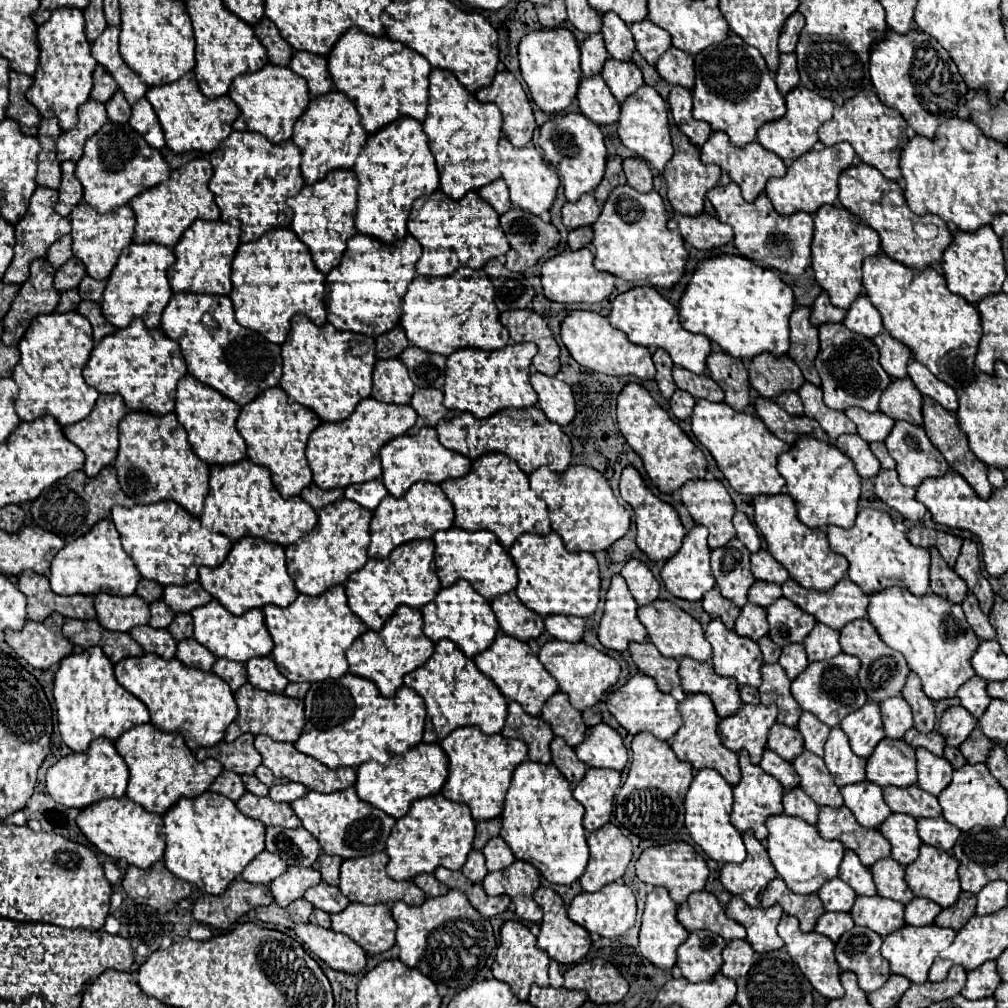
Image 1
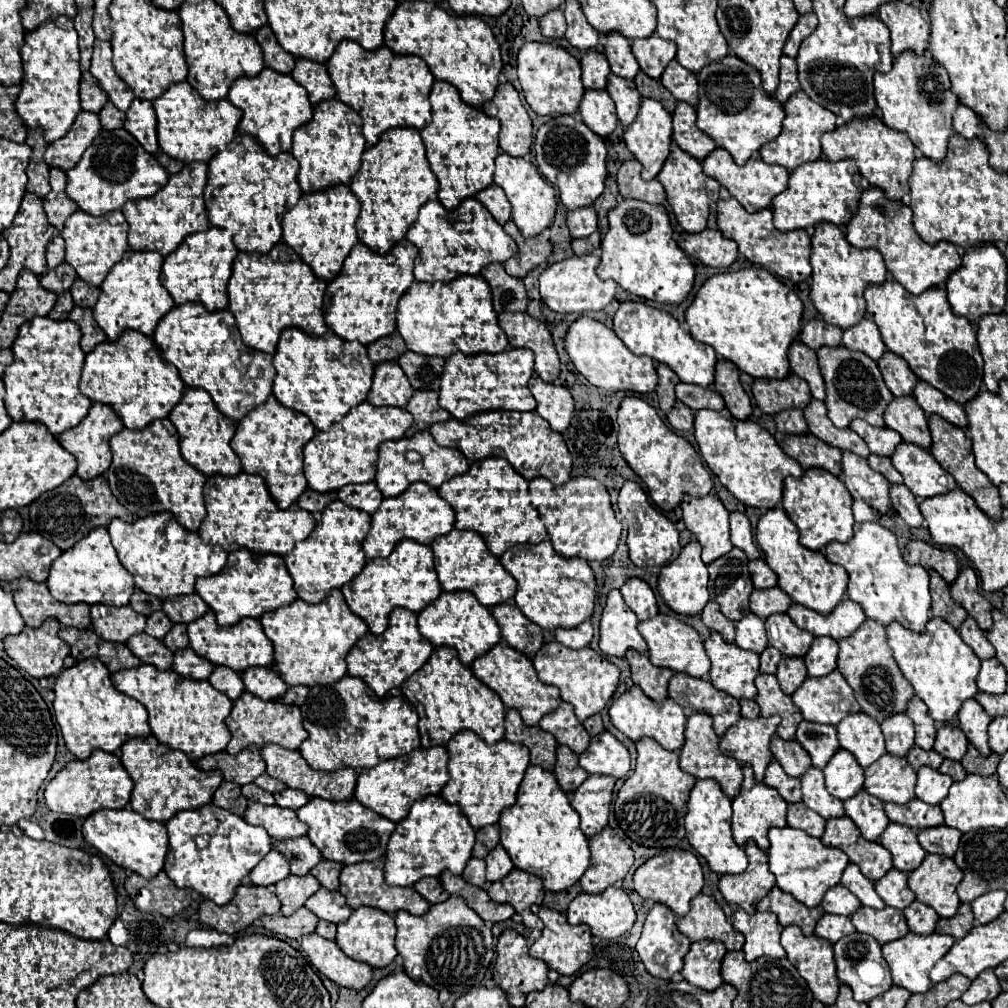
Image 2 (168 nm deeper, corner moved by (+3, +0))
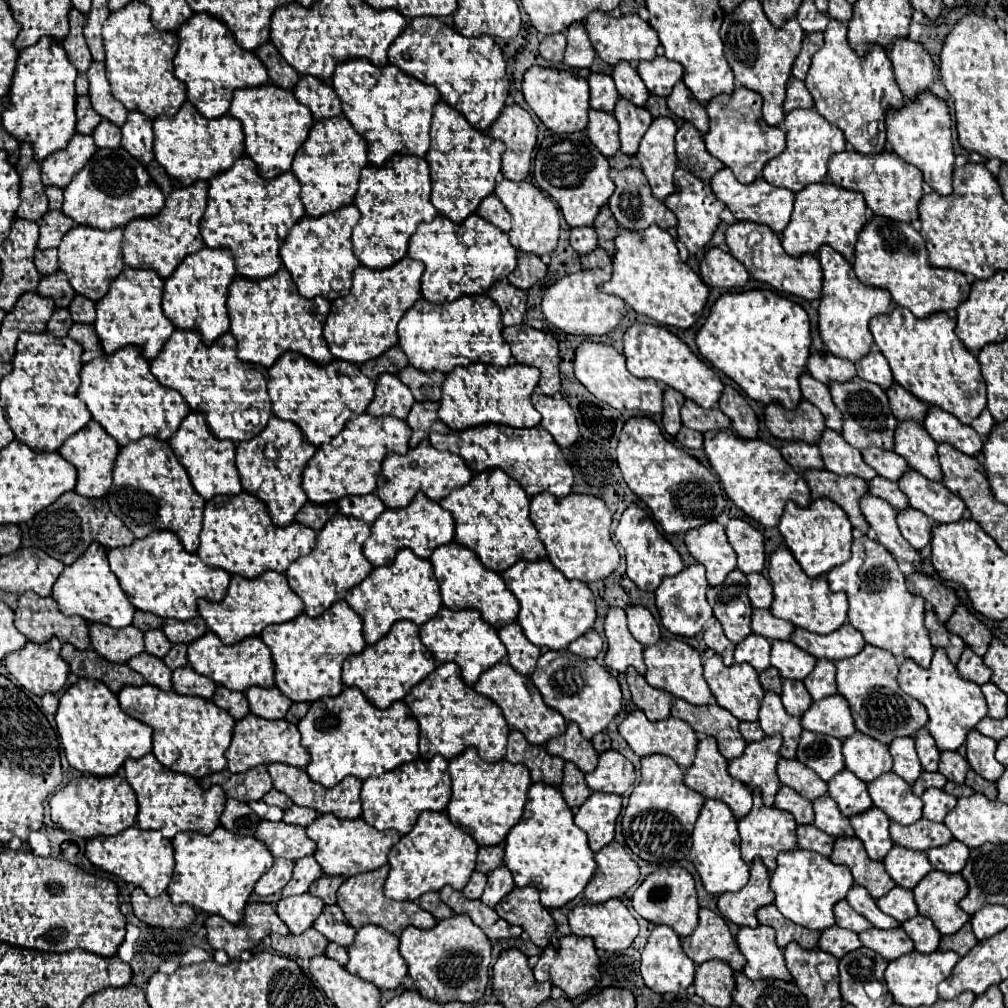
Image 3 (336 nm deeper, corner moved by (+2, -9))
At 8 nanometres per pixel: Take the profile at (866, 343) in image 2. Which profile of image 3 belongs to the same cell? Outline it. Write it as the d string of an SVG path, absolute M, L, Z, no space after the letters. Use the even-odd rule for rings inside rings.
M876 347L870 349L870 353L866 357L862 357L862 361L858 361L854 365L856 365L858 377L862 377L866 381L872 381L872 383L878 383L882 389L888 389L892 385L892 381L894 381L886 357Z

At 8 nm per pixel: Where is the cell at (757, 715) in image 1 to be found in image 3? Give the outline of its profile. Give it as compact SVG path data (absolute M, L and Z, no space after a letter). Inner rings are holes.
M780 735L764 737L762 741L752 741L746 745L744 753L728 763L728 771L746 783L748 787L758 787L762 791L762 801L766 805L774 803L774 795L780 787L776 775L776 761L780 757Z

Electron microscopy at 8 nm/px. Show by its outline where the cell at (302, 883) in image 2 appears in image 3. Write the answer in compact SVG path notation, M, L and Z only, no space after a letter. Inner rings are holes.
M302 893L302 895L294 895L294 897L282 897L276 905L276 911L280 915L280 919L288 925L290 933L298 935L304 933L308 927L312 927L314 919L320 915L324 903L322 899L310 895L310 893Z

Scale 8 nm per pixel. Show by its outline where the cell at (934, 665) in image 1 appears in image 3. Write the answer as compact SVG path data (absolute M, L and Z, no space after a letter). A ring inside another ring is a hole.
M936 649L932 663L928 669L922 669L916 661L902 661L900 673L898 673L898 685L904 693L918 699L928 709L928 731L934 737L940 751L954 751L964 741L970 729L976 727L976 723L986 717L986 699L980 693L980 685L974 685L974 681L966 681L960 677L956 665L946 657L944 649Z

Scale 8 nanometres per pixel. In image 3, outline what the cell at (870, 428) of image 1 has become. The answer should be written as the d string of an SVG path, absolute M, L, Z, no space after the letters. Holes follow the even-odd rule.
M862 449L862 457L880 477L890 481L898 481L900 475L908 469L908 463L902 457L898 457L898 453L888 449Z

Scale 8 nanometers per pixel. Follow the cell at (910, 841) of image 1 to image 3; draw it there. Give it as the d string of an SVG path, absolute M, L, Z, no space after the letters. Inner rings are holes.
M894 845L890 849L890 853L884 857L884 865L890 877L896 881L896 885L906 889L914 889L918 881L932 871L926 853L902 849L900 845Z

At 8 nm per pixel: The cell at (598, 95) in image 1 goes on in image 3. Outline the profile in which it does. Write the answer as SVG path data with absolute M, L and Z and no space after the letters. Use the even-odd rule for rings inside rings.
M590 109L590 121L588 121L588 137L598 147L598 151L604 157L612 157L620 149L618 139L618 121L612 113L602 113L596 109Z

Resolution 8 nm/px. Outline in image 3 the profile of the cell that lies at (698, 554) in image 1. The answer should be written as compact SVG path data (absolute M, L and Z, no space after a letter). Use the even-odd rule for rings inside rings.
M694 563L690 567L684 567L680 575L674 577L666 577L662 581L662 585L656 589L656 607L660 613L660 621L662 625L674 633L674 635L682 635L682 637L692 637L696 633L700 633L708 619L712 617L712 607L706 601L706 591L708 591L708 581L704 575L704 565Z

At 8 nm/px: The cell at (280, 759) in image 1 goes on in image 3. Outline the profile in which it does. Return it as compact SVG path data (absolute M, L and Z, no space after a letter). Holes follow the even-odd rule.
M270 763L268 773L272 777L274 789L286 793L296 805L316 809L318 813L334 813L336 817L342 817L342 819L356 819L362 813L362 809L360 809L362 807L360 805L360 785L362 785L362 781L356 779L356 777L346 777L346 781L340 781L338 785L326 789L326 787L318 785L316 781L312 781L306 775L304 769L298 769L298 767L286 765L286 763Z

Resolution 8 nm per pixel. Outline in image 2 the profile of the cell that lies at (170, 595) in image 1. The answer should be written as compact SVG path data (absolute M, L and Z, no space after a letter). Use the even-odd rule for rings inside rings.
M191 594L191 596L165 600L163 612L169 616L169 620L173 624L191 624L193 620L201 618L207 612L207 608L205 608L205 602L201 600L201 596Z

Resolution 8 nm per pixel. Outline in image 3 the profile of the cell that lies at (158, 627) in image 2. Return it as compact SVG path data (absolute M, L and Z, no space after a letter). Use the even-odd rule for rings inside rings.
M150 629L150 631L146 631L144 633L144 641L146 641L146 653L150 653L154 657L164 657L168 653L168 649L172 647L172 643L162 633L162 629Z

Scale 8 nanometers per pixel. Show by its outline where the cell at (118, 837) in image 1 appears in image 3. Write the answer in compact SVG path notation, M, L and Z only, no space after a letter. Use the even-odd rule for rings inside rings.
M136 825L124 829L114 837L94 837L94 841L86 843L86 857L96 867L118 875L126 883L134 883L136 887L142 887L150 897L160 895L168 887L174 871L172 843L166 837L162 837L162 833L150 829L146 831Z

